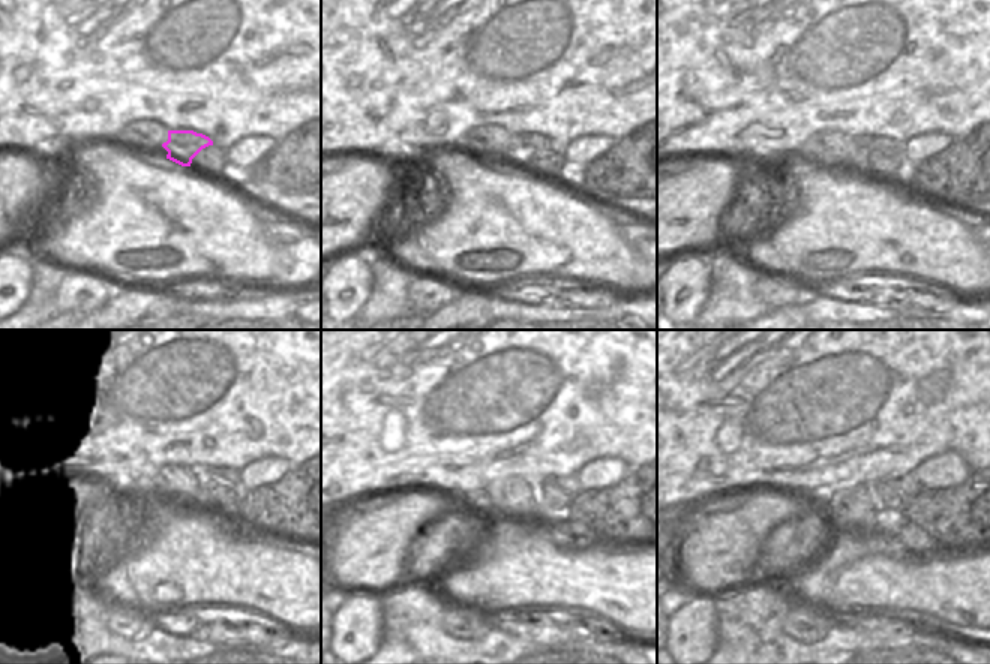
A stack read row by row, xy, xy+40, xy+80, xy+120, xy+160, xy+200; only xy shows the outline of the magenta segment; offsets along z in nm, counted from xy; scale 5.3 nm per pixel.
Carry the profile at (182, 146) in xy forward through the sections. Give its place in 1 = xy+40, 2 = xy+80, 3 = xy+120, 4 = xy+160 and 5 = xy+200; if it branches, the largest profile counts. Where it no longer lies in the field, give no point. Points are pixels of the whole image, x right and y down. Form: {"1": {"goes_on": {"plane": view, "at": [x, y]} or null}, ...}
{"1": {"goes_on": {"plane": "xy+40", "at": [524, 146]}}, "2": {"goes_on": {"plane": "xy+80", "at": [864, 143]}}, "3": {"goes_on": {"plane": "xy+120", "at": [230, 477]}}, "4": {"goes_on": {"plane": "xy+160", "at": [570, 484]}}, "5": {"goes_on": {"plane": "xy+200", "at": [908, 484]}}}

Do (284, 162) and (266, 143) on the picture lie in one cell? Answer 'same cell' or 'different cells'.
different cells

